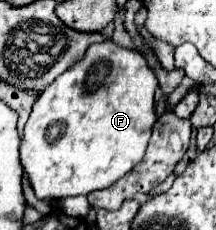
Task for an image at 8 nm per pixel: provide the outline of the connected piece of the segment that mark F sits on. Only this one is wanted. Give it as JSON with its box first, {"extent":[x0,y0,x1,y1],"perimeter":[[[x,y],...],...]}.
{"extent":[20,40,158,198],"perimeter":[[[102,40],[92,44],[84,58],[60,74],[34,102],[32,114],[24,126],[24,138],[20,144],[20,162],[28,172],[30,184],[38,198],[64,198],[90,194],[112,186],[126,176],[144,156],[152,134],[154,94],[158,88],[156,72],[148,66],[142,52],[124,48],[114,40]]]}

